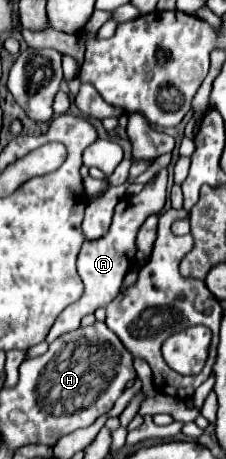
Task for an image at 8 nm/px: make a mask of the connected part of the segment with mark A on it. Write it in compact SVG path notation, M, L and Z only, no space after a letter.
M163 169L163 171L159 171L155 175L155 179L151 183L145 185L145 189L139 195L125 195L125 198L119 201L115 207L111 227L109 227L107 235L83 243L81 253L79 253L79 259L77 259L77 273L79 273L79 277L85 283L85 293L83 293L83 297L77 303L69 305L57 317L53 329L47 335L47 343L51 343L53 339L57 339L63 333L75 331L81 325L81 319L85 315L95 313L99 307L105 309L111 303L111 299L117 297L119 287L121 287L121 281L123 281L125 273L129 271L131 263L135 261L135 253L137 253L137 245L135 245L137 231L145 223L145 219L149 215L161 213L161 209L165 205L165 199L167 199L165 189L167 189L167 171Z

